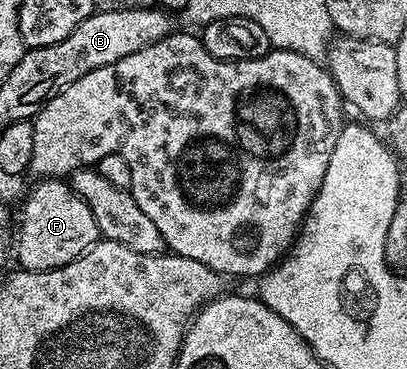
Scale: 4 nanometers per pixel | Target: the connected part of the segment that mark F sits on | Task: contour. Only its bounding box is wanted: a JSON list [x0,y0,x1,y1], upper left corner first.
[16,178,99,270]

